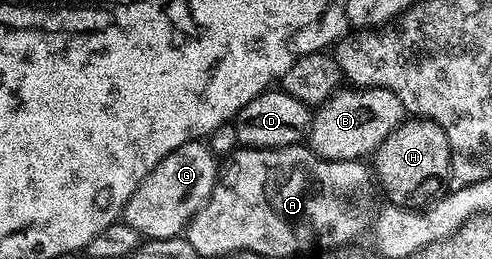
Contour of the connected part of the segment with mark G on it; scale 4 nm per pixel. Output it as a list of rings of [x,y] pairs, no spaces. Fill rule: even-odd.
[[[195,141],[180,145],[164,161],[140,181],[140,185],[121,211],[126,226],[136,229],[143,240],[173,239],[181,236],[184,224],[195,210],[205,203],[212,193],[214,181],[218,178],[219,164],[205,142]]]

